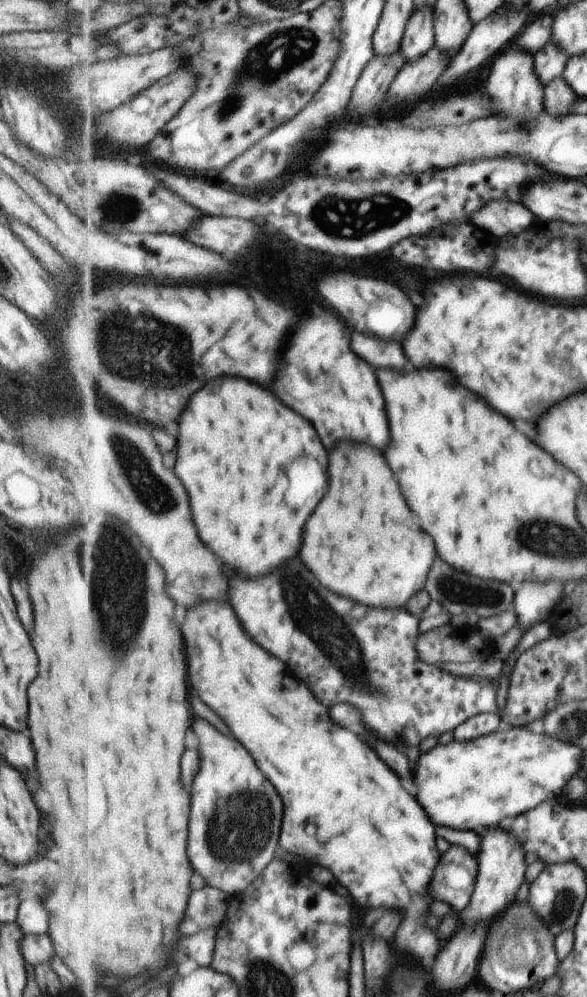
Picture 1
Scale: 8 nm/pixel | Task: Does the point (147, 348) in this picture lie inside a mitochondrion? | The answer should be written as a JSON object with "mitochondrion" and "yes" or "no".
{"mitochondrion":"yes"}

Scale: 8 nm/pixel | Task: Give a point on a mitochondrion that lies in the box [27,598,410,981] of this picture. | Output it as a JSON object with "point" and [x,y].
{"point":[240,826]}

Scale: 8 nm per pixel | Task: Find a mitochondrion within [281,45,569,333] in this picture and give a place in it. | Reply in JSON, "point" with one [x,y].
{"point":[350,218]}

